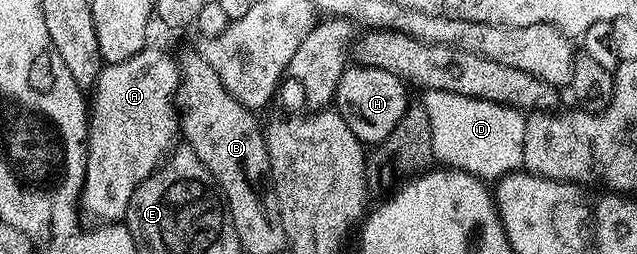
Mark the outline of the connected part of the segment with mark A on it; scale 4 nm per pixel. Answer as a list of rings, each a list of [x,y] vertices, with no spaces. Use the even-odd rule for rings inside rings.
[[[145,48],[139,50],[134,56],[130,56],[130,60],[122,60],[121,62],[107,63],[101,69],[100,75],[96,77],[95,86],[90,90],[90,105],[88,108],[88,155],[86,156],[86,164],[84,165],[84,187],[80,193],[79,209],[84,210],[90,217],[96,218],[100,224],[116,224],[127,215],[128,205],[130,204],[130,196],[134,196],[134,188],[138,184],[142,184],[142,180],[146,180],[155,172],[156,167],[164,161],[166,155],[177,145],[178,139],[178,111],[176,108],[176,89],[180,87],[180,68],[175,57],[171,58],[164,50],[152,50],[153,48]]]

